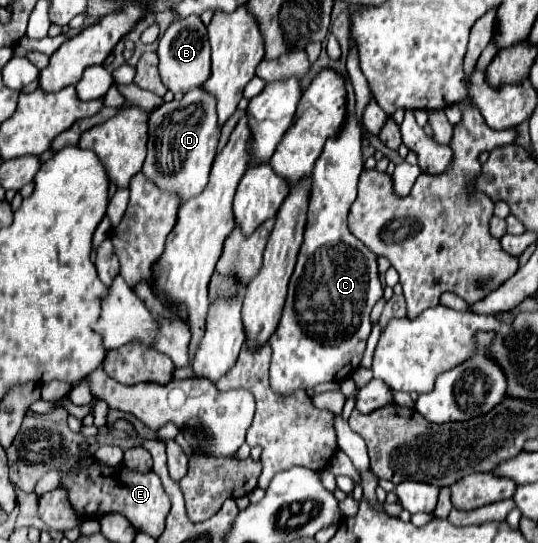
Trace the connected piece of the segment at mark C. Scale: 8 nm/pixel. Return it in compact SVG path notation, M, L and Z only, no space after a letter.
M349 49L347 73L355 91L355 113L343 125L339 137L325 143L325 149L313 167L305 241L289 283L289 295L279 327L269 339L271 387L281 395L289 395L295 389L313 389L325 381L343 381L351 377L359 369L371 333L371 309L383 297L377 257L347 229L347 211L355 201L357 181L363 171L363 111L371 101L367 79L359 69L357 51L353 49Z

